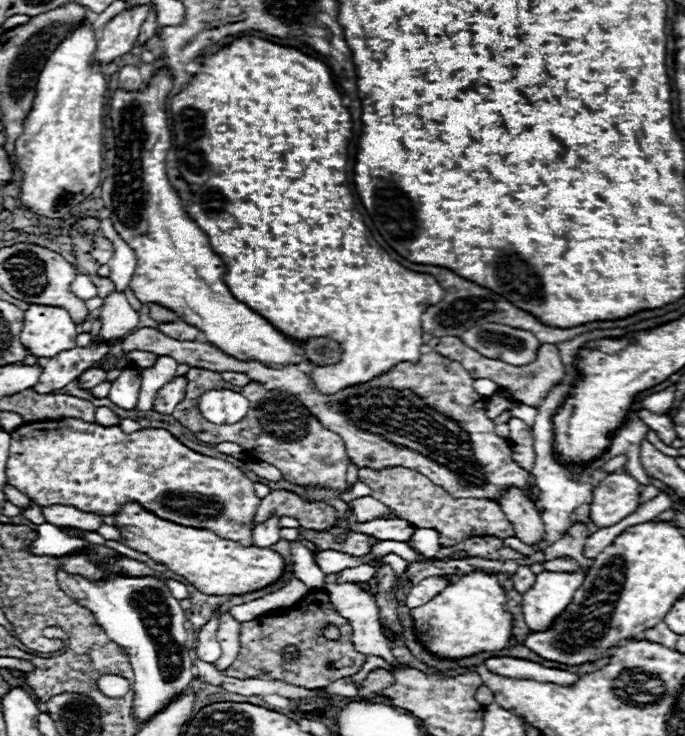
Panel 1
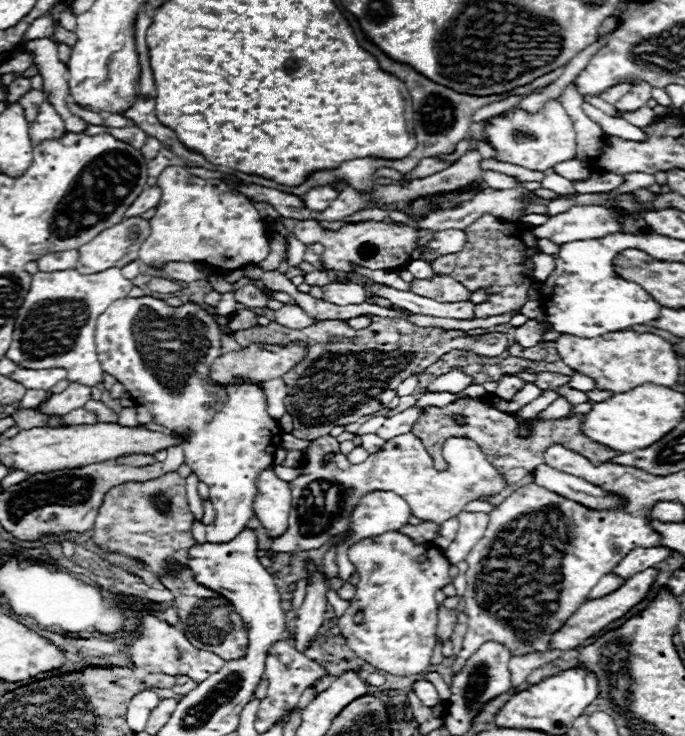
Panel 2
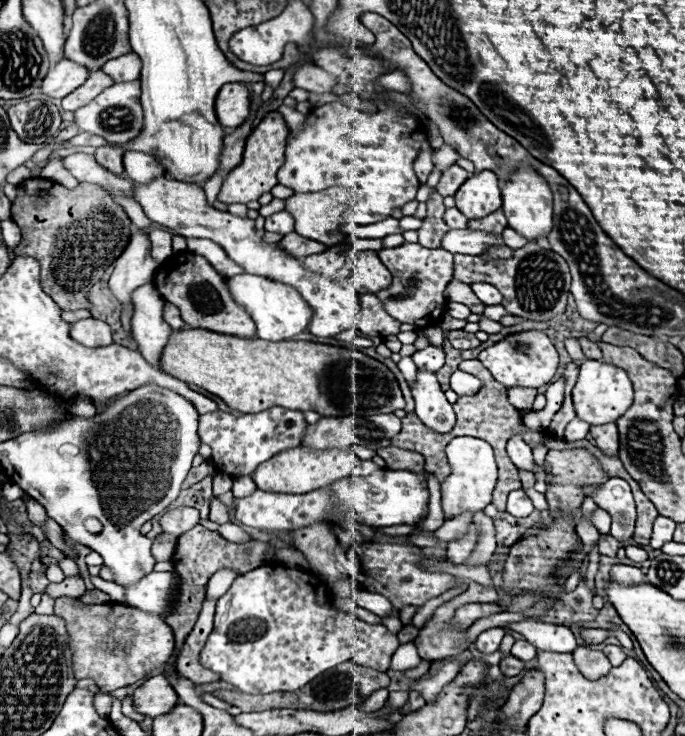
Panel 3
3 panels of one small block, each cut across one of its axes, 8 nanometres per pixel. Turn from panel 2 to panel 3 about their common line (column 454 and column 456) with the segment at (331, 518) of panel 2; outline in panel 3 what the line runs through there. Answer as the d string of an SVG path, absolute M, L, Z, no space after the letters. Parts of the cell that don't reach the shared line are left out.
M458 436L446 446L446 456L448 456L452 474L442 482L444 514L458 516L466 510L470 512L484 510L492 502L492 490L496 486L496 462L494 462L494 452L490 444L472 436Z

